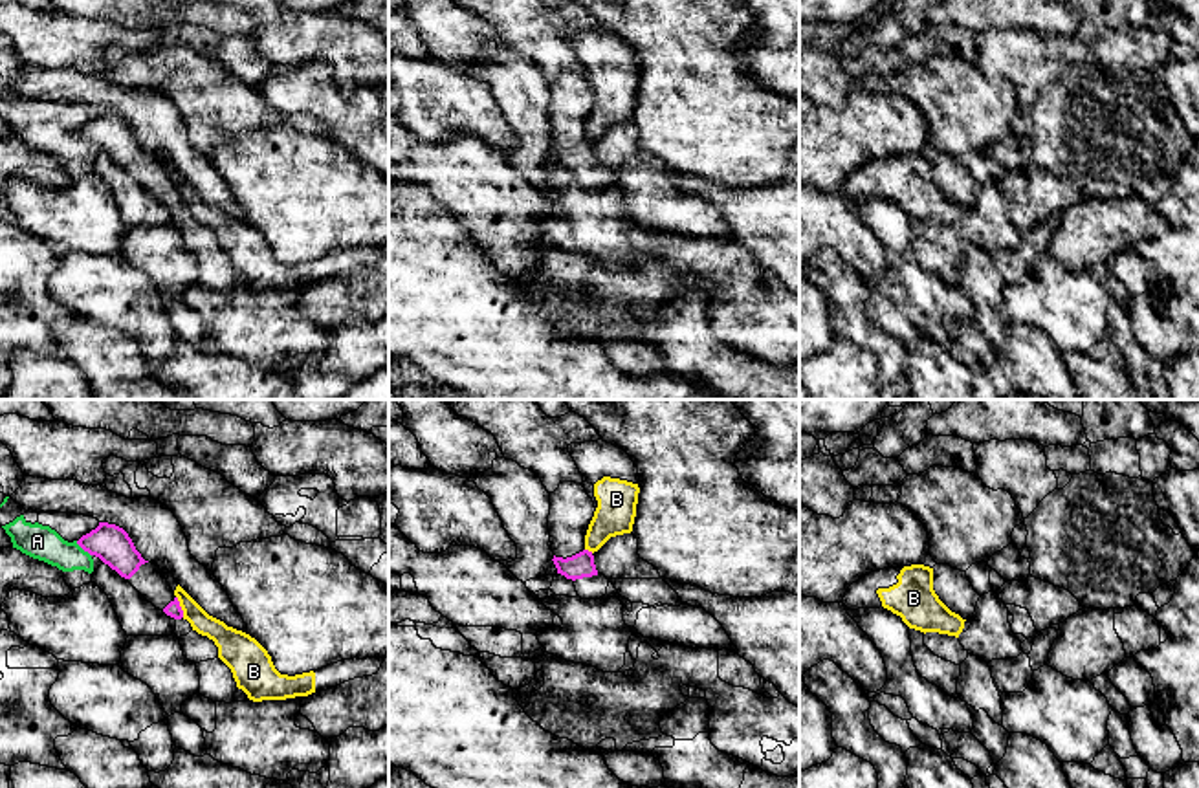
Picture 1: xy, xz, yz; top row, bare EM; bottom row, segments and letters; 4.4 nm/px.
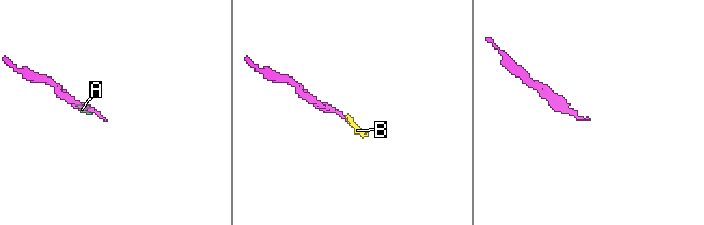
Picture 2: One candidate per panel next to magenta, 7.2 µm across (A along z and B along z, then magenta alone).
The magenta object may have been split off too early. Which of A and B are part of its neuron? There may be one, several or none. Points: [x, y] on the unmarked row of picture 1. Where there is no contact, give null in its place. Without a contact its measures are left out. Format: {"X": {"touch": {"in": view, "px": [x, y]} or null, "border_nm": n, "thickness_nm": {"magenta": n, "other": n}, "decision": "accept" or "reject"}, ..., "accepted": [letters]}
{"A": {"touch": {"in": "xy", "px": [83, 138]}, "border_nm": 100, "thickness_nm": {"magenta": 160, "other": 150}, "decision": "reject"}, "B": {"touch": {"in": "xy", "px": [180, 196]}, "border_nm": 100, "thickness_nm": {"magenta": 70, "other": 110}, "decision": "reject"}, "accepted": []}

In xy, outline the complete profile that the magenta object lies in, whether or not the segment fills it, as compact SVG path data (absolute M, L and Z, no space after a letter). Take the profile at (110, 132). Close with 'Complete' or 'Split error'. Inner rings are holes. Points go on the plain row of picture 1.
M99 112L99 115L82 125L77 134L90 145L99 147L125 169L130 169L141 154L148 152L136 139L128 123L116 114Z. Complete

